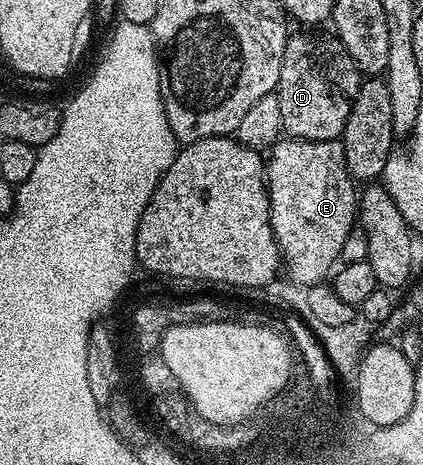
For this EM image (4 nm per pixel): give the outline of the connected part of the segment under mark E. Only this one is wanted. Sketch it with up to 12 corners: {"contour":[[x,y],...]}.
{"contour":[[339,139],[267,153],[272,233],[297,286],[327,281],[358,224]]}

